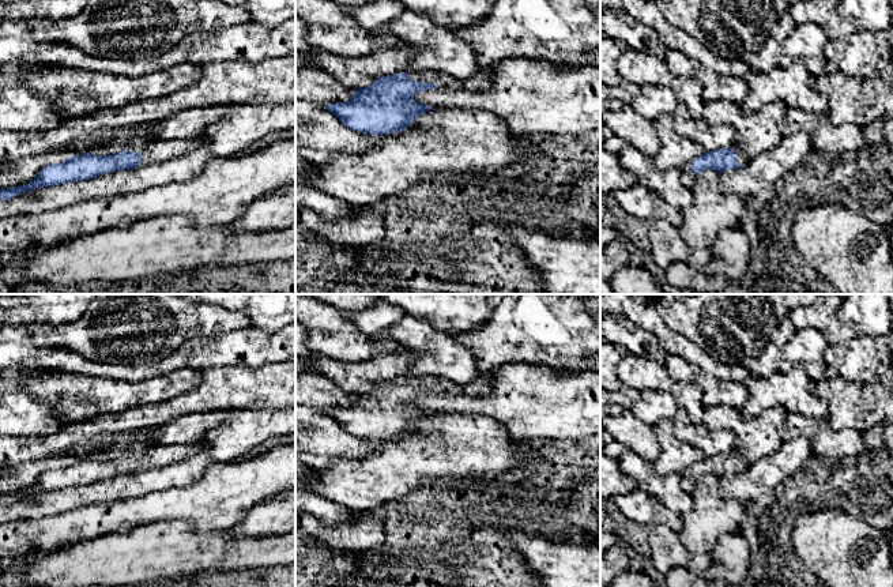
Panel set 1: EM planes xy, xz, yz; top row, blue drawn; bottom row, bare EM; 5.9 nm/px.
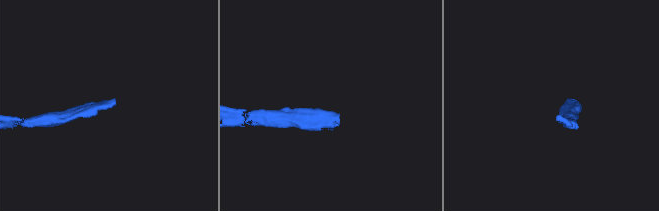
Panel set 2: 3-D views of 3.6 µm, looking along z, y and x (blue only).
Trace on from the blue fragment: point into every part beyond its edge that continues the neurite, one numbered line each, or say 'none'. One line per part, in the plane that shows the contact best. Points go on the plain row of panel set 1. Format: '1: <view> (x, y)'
1: xz (482, 384)

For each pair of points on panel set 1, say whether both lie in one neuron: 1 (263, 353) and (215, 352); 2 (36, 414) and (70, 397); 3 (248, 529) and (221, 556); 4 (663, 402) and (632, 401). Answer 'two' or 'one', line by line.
1: one
2: two
3: two
4: one

